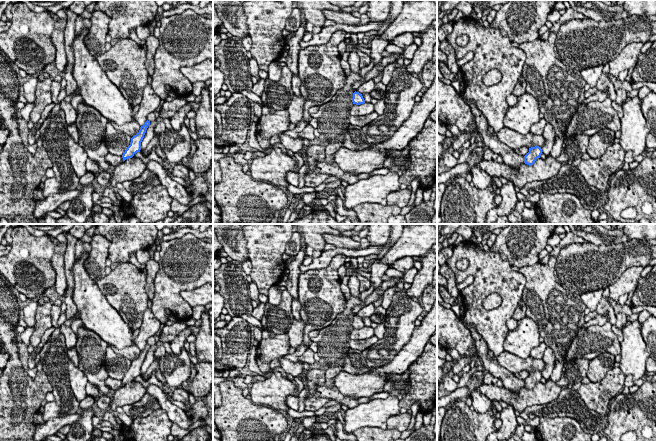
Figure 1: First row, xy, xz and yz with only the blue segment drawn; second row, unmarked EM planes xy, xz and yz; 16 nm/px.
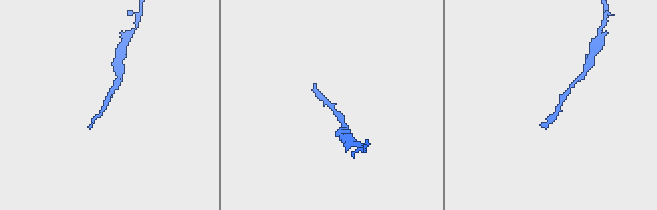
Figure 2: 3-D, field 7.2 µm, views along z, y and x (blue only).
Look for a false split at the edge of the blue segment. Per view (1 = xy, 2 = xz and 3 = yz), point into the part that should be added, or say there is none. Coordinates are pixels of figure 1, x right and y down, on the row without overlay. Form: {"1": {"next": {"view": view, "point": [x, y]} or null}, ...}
{"1": {"next": null}, "2": {"next": null}, "3": {"next": null}}

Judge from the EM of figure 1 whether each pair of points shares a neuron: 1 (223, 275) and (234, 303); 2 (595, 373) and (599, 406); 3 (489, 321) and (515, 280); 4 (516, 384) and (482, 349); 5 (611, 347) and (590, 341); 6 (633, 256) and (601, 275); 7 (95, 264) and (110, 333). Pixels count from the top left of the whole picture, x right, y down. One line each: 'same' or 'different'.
1: same
2: different
3: same
4: same
5: same
6: same
7: same

